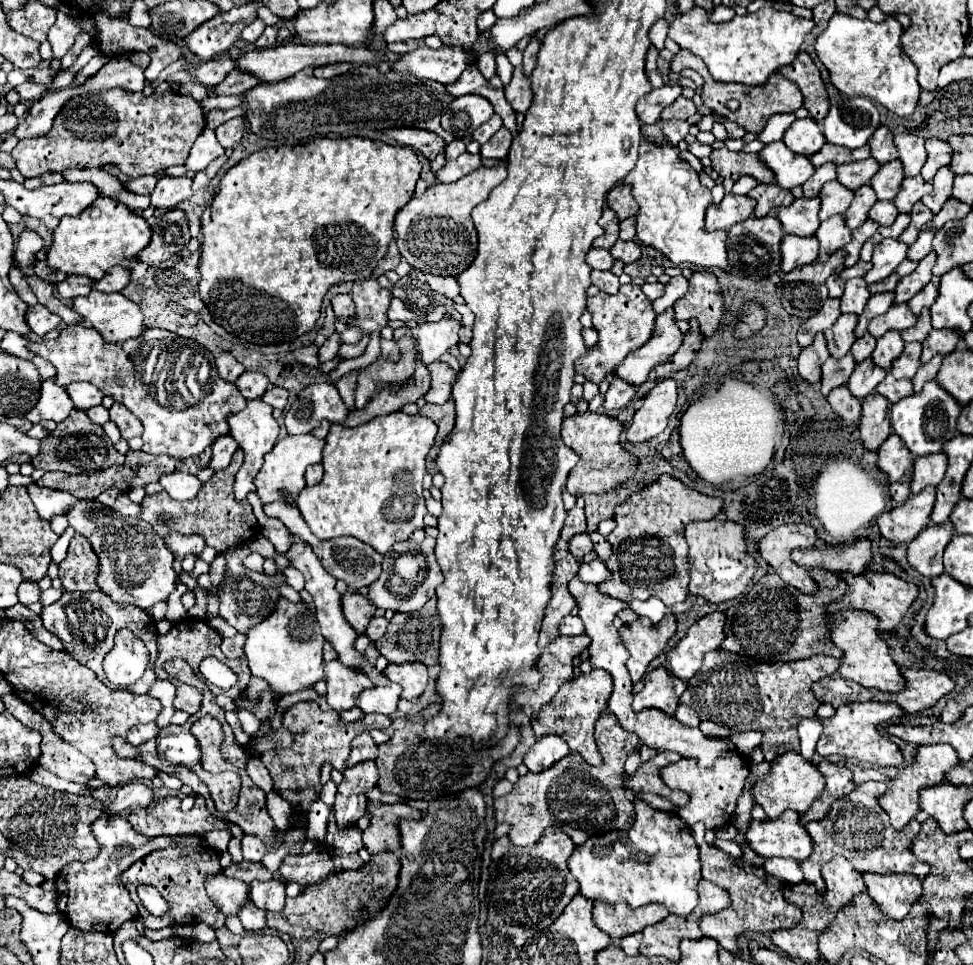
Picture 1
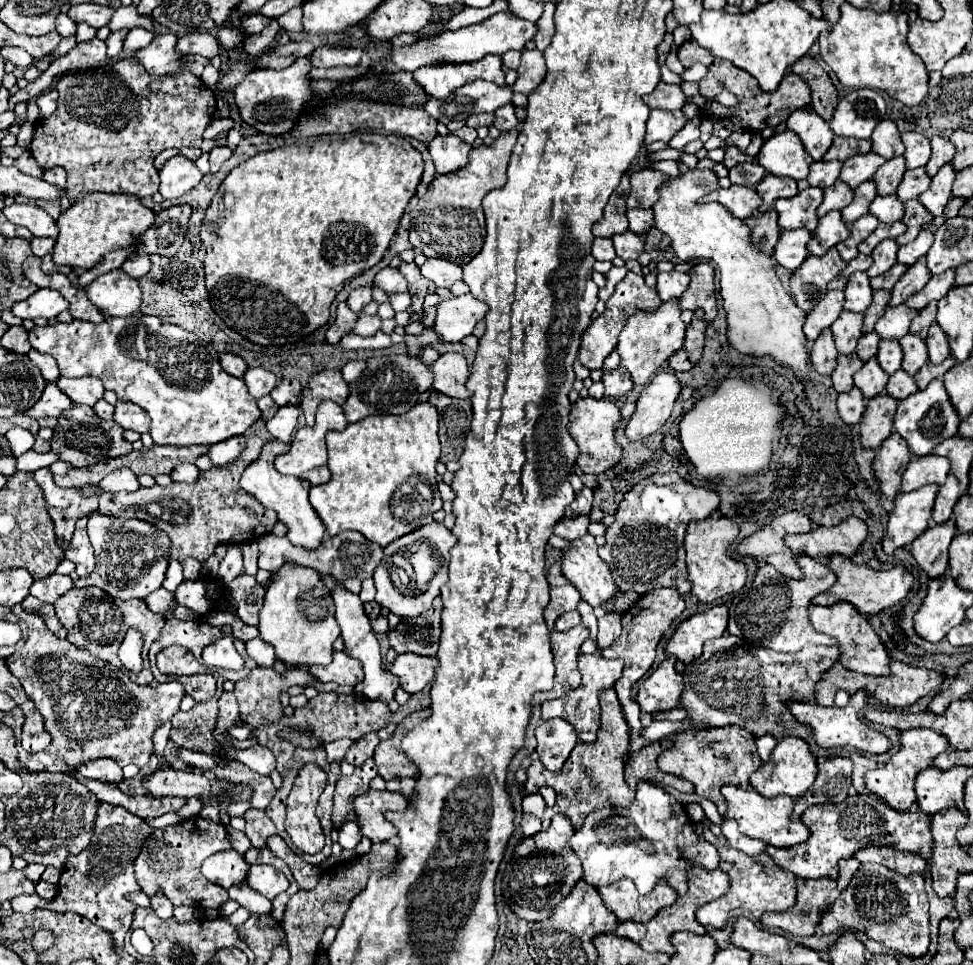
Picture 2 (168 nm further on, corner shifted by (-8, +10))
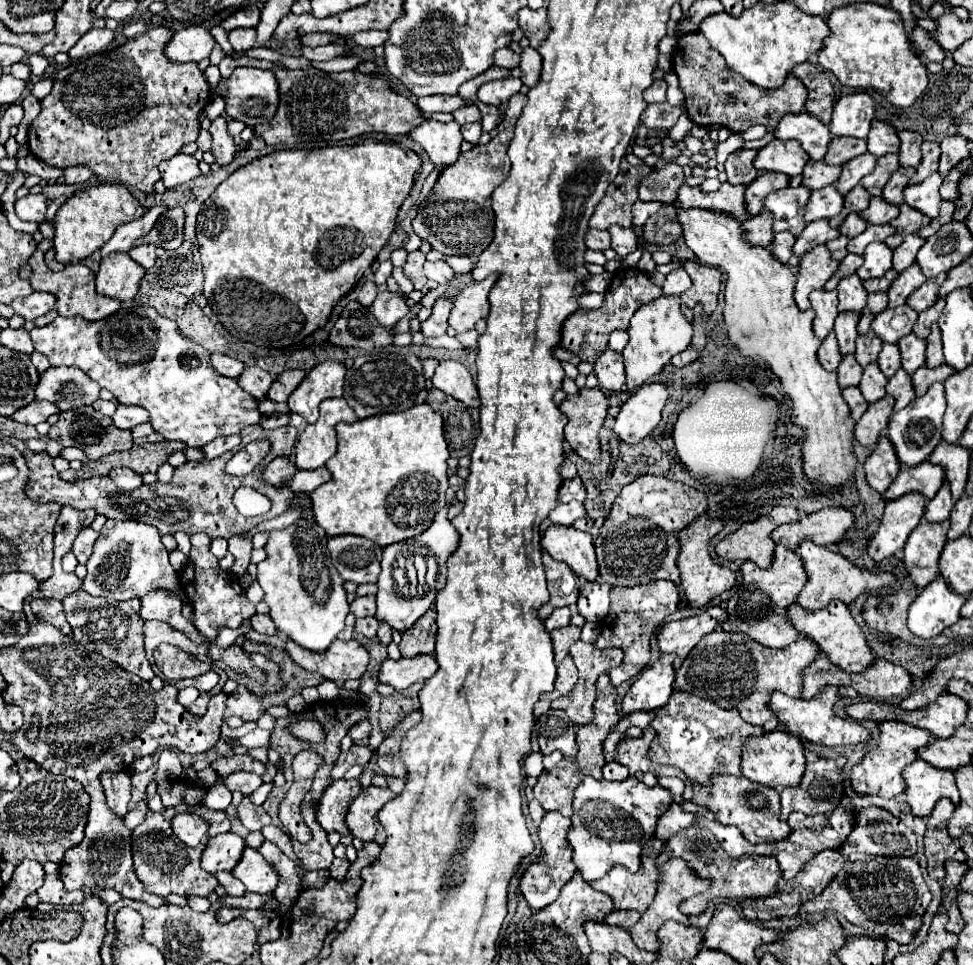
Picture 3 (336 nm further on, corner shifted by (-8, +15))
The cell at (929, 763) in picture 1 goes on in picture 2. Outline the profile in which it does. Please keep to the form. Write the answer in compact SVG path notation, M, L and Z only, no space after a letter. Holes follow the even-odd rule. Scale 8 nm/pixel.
M906 730L900 732L900 750L882 766L878 766L872 772L866 772L866 788L882 798L888 806L892 806L896 812L908 812L916 804L916 790L914 790L914 780L920 770L926 770L934 766L934 758L946 750L950 750L950 742L942 736L936 734L934 730Z

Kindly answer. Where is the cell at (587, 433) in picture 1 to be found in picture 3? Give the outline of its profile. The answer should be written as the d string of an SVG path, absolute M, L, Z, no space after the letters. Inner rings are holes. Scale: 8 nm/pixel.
M580 389L576 395L566 395L560 405L560 411L566 413L568 425L564 429L564 437L570 447L586 461L600 461L600 445L598 445L598 429L602 427L608 411L606 395L596 389Z

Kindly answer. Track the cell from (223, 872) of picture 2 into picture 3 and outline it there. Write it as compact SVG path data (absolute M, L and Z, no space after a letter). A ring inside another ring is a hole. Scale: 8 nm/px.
M232 831L212 837L202 853L202 869L206 869L208 873L230 871L236 861L240 861L244 847L244 839Z

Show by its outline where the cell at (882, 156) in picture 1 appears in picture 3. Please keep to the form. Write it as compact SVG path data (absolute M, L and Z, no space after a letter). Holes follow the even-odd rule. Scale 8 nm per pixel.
M876 119L872 121L866 143L868 143L868 153L872 153L874 157L882 157L882 155L888 155L888 153L898 153L898 149L900 149L896 129L882 123L882 121L876 121Z

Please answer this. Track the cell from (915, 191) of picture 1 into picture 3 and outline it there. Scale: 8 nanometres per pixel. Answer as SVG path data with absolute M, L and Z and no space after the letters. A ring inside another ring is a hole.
M898 169L892 177L890 177L890 181L884 185L884 189L882 189L882 199L886 201L886 203L890 203L890 205L902 205L902 191L904 191L904 187L908 185L908 179L912 177L916 173L916 169Z

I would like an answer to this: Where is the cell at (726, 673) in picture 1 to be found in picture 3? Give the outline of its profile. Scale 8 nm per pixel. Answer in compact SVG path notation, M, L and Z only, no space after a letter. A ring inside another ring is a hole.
M712 631L688 653L682 667L676 671L674 685L688 693L698 693L698 697L706 697L708 701L714 701L720 707L738 709L744 721L752 725L764 725L768 719L774 719L774 713L770 713L768 701L774 691L782 691L790 697L800 697L802 689L802 669L810 665L818 657L818 647L810 639L798 639L792 645L784 649L770 649L762 647L756 641L750 641L744 633L726 633L726 631Z

